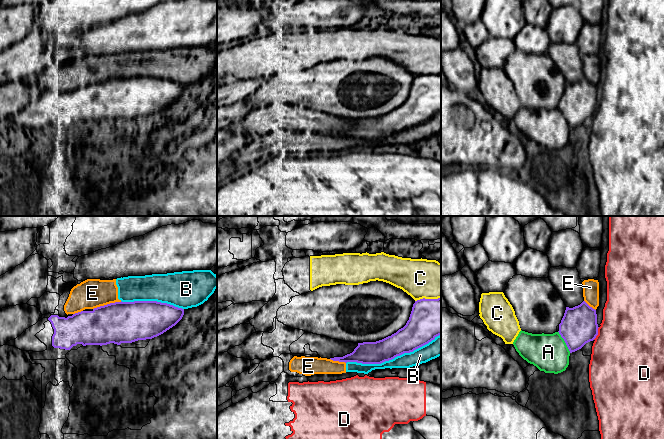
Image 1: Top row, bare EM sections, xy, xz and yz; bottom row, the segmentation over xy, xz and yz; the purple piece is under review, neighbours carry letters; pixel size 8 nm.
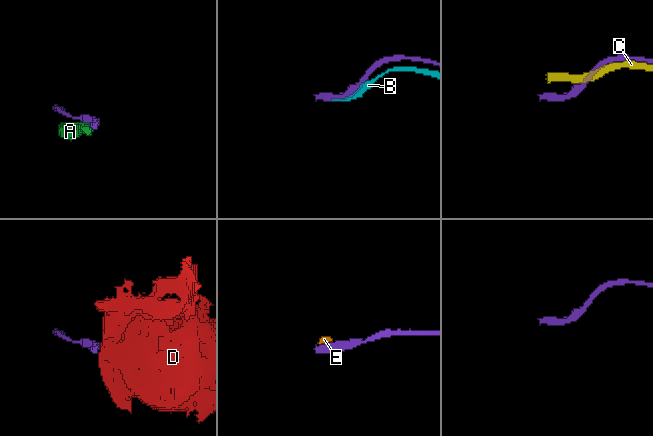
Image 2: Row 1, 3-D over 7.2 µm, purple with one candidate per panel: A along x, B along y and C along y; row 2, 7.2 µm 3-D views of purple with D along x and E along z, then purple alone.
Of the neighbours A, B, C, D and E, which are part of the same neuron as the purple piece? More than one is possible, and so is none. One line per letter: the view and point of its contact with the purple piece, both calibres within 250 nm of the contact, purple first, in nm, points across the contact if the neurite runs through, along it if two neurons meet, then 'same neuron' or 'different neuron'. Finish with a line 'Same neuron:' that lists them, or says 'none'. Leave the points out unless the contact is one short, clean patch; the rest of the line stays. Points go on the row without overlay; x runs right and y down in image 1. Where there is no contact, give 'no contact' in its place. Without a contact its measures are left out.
A: meets purple in yz at (565, 118); 300 nm thick on the purple side, 300 nm on the other; different neuron
B: meets purple in xz at (393, 134); 220 nm thick on the purple side, 130 nm on the other; different neuron
C: meets purple in xz at (427, 75); 320 nm thick on the purple side, 320 nm on the other; different neuron
D: meets purple in yz at (597, 109); 300 nm thick on the purple side, 500 nm on the other; border along yz (599, 103), (598, 110), (593, 115); different neuron
E: meets purple in xy at (107, 80); 340 nm thick on the purple side, 240 nm on the other; border along xy (121, 77), (107, 79), (93, 85); different neuron
Same neuron: none

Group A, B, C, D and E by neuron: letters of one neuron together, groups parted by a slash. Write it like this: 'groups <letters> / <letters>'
groups A / B E / C / D

